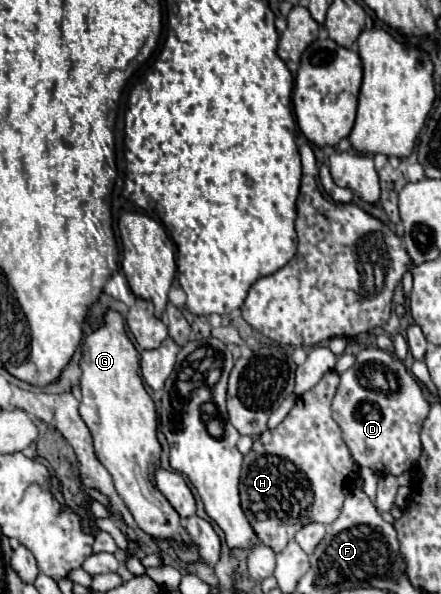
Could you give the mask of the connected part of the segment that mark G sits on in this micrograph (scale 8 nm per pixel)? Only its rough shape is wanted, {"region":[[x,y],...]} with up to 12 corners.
{"region":[[118,311],[84,337],[80,417],[138,527],[188,543],[156,489],[156,407]]}

